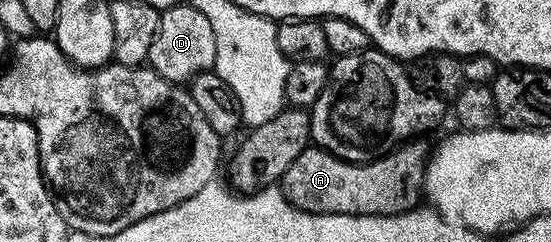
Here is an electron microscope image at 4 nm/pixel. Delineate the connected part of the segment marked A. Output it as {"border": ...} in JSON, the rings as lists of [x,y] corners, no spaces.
{"border":[[[426,140],[404,141],[376,161],[342,161],[329,151],[309,147],[301,151],[301,155],[293,159],[289,171],[285,171],[282,195],[303,213],[354,217],[396,217],[399,213],[408,213],[424,196],[423,176],[429,160],[429,145],[427,149],[423,141]]]}

